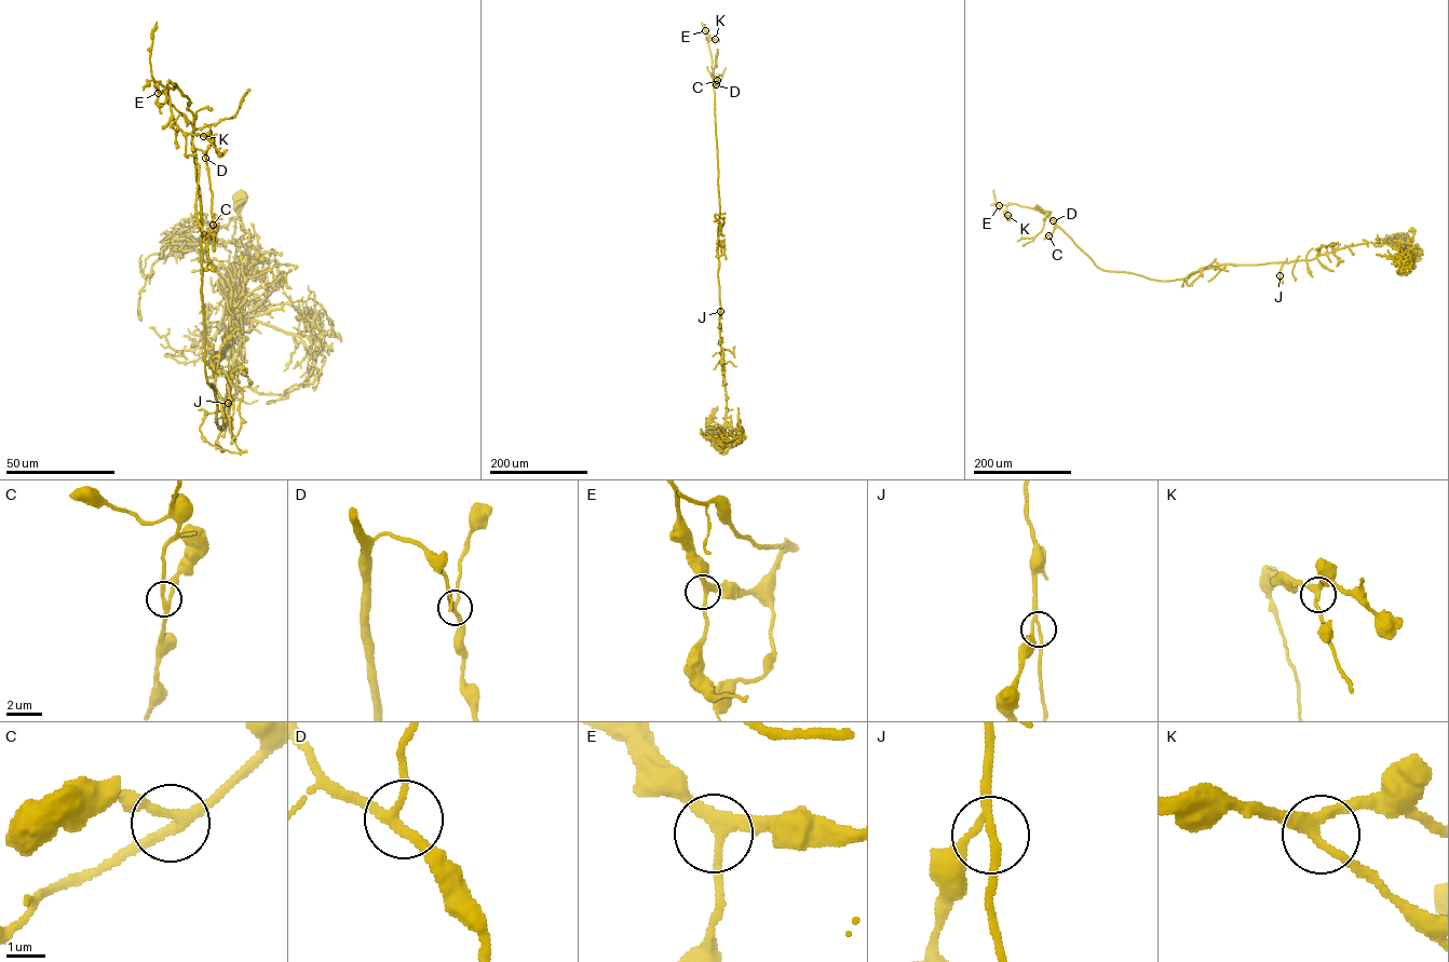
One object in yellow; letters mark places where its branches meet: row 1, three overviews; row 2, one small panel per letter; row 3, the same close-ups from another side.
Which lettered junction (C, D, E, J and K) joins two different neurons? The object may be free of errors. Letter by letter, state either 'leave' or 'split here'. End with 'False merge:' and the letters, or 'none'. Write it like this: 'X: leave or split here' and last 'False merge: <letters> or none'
C: leave
D: leave
E: leave
J: leave
K: leave
False merge: none

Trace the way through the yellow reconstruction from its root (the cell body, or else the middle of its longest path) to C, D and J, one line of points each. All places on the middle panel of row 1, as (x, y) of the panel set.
C: (723, 443), (719, 441), (726, 427), (727, 398), (719, 330), (719, 206), (713, 85), (717, 85), (717, 80)
D: (723, 443), (719, 441), (726, 427), (727, 398), (719, 320), (716, 84)
J: (723, 443), (719, 441), (726, 427), (727, 398), (720, 311)

